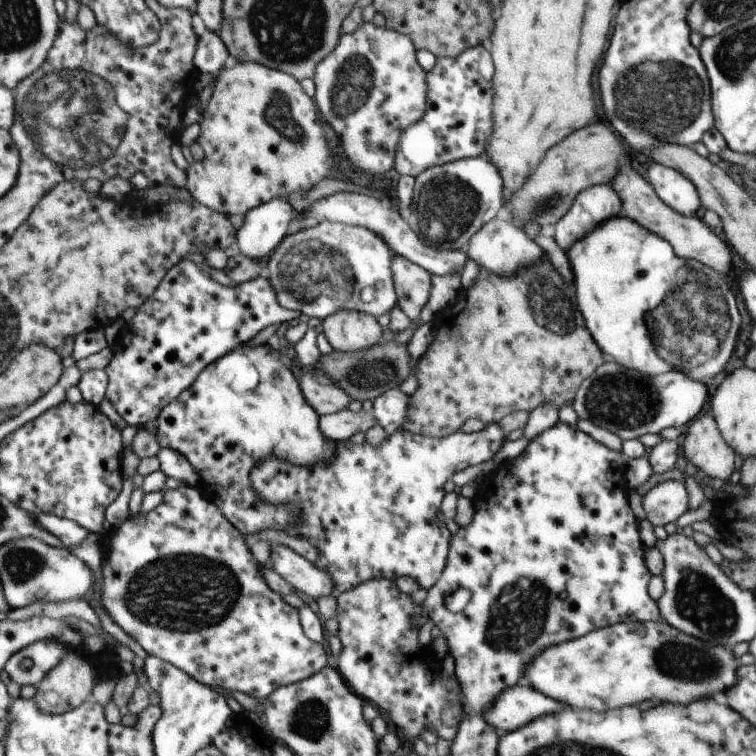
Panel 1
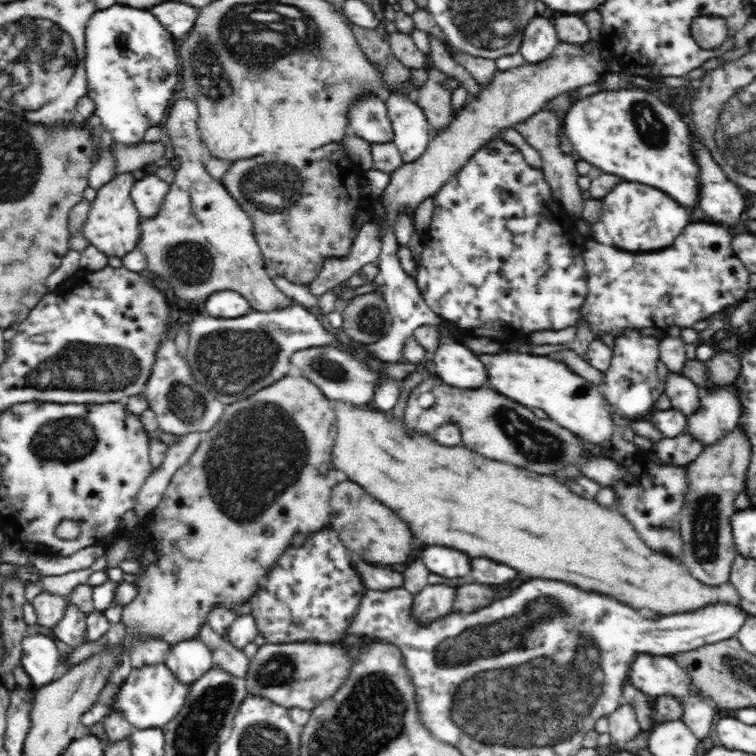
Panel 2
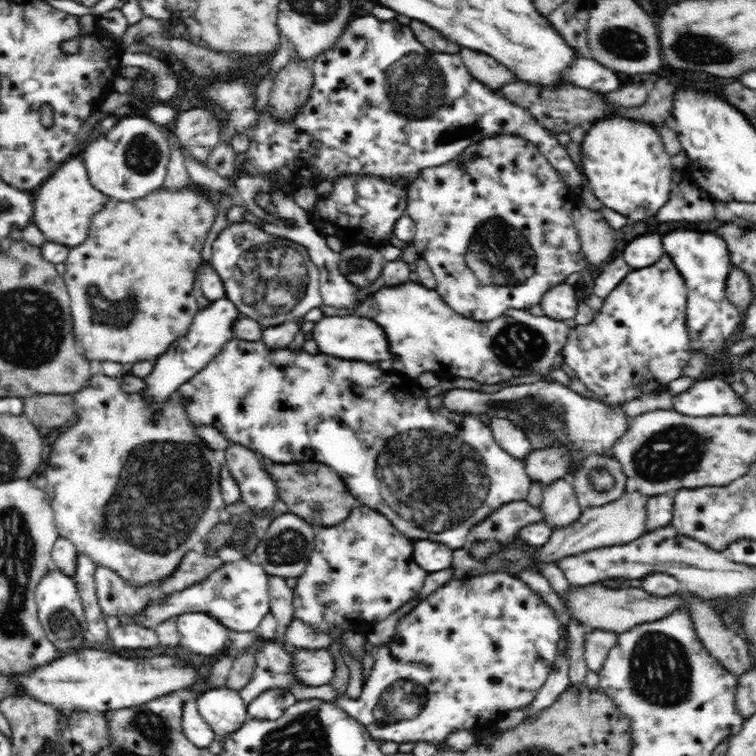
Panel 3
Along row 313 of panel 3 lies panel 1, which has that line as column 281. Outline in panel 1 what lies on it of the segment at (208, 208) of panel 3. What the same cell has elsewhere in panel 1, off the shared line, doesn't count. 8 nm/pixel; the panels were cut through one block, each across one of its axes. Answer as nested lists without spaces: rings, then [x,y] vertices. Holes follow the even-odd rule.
[[[239,63],[234,69],[224,70],[220,74],[220,77],[216,80],[216,88],[209,108],[205,112],[204,121],[200,124],[202,129],[201,135],[196,141],[201,143],[201,146],[204,148],[206,159],[204,161],[197,161],[188,170],[189,184],[187,185],[187,189],[195,199],[217,212],[225,213],[230,218],[234,215],[248,216],[251,211],[261,207],[270,200],[288,197],[292,192],[296,194],[302,192],[309,193],[318,182],[322,182],[324,178],[330,178],[332,176],[332,170],[336,174],[340,172],[340,166],[338,166],[338,162],[334,162],[332,148],[330,148],[330,144],[326,140],[326,134],[324,134],[324,124],[322,124],[322,118],[320,118],[321,112],[318,112],[317,104],[314,104],[302,92],[302,88],[300,88],[300,84],[296,80],[296,77],[289,76],[288,73],[270,69],[265,65],[257,63]]]

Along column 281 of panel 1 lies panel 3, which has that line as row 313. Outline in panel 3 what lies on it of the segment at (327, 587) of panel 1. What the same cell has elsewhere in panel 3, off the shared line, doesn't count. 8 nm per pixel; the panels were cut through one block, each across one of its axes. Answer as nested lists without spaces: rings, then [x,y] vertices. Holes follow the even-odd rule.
[[[562,283],[554,285],[554,288],[544,293],[540,300],[544,315],[558,321],[574,319],[578,303],[574,289],[574,286]]]

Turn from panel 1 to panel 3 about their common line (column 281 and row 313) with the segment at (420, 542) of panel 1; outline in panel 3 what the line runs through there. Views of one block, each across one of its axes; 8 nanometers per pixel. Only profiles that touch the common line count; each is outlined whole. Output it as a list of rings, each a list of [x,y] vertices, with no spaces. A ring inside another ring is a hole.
[[[499,135],[488,136],[488,139],[470,144],[458,158],[451,160],[444,166],[428,168],[420,172],[420,175],[407,190],[407,209],[409,216],[416,226],[413,243],[420,252],[420,258],[424,259],[437,280],[435,290],[444,303],[456,313],[465,318],[486,322],[509,313],[512,309],[528,311],[532,306],[540,305],[544,293],[554,285],[564,283],[566,277],[573,272],[582,273],[586,268],[584,253],[581,251],[581,242],[573,224],[573,210],[579,207],[579,196],[573,192],[564,181],[558,171],[548,162],[548,159],[536,148],[535,144],[517,136]]]

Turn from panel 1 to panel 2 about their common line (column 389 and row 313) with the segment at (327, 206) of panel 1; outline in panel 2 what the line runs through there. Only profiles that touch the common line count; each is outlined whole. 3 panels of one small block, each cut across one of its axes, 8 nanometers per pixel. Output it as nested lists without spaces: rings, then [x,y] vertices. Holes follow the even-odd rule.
[[[232,290],[212,293],[212,296],[203,302],[200,308],[204,308],[200,310],[204,315],[218,319],[244,316],[244,313],[252,310],[248,300],[242,297],[242,294]]]

